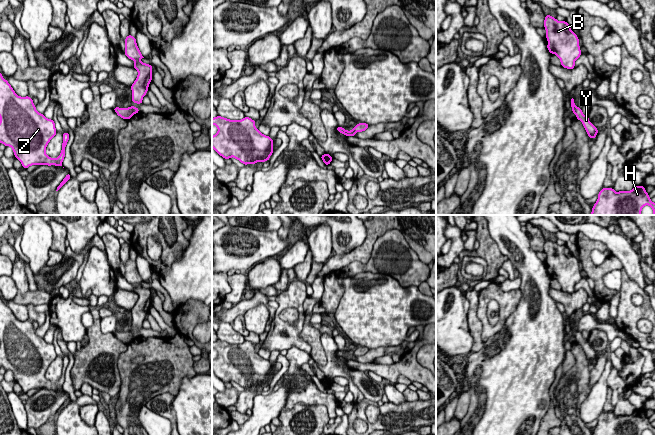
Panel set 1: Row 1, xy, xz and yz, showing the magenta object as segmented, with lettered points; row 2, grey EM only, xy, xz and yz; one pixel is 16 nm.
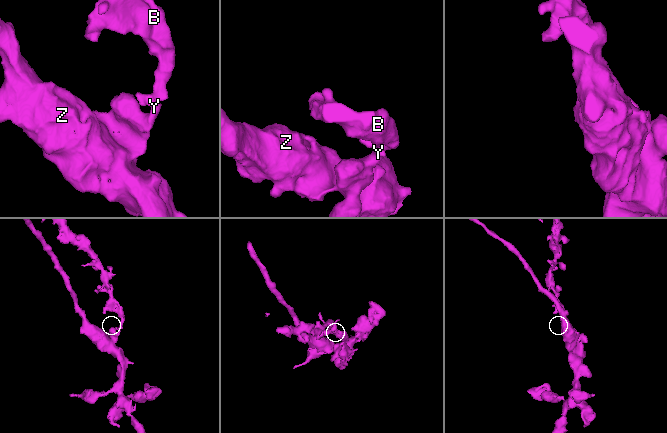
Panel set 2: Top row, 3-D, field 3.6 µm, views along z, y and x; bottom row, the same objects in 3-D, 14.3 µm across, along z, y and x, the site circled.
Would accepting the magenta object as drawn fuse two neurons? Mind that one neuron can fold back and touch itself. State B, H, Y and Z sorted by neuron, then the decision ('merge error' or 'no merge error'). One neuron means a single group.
groups B / H Y Z; merge error

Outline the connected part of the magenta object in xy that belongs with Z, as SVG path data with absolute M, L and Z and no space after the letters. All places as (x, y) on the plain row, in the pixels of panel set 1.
M0 297L0 367L13 373L14 380L21 386L23 392L26 393L31 389L63 391L65 371L69 364L68 356L63 358L62 374L57 382L52 383L45 377L48 367L56 357L54 344L49 344L44 338L37 336L32 322L18 320Z

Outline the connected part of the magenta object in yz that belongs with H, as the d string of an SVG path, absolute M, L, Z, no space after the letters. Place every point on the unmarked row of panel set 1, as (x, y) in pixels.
M642 409L635 410L631 415L619 416L603 411L592 435L641 435L645 429L651 430L655 435L655 427Z

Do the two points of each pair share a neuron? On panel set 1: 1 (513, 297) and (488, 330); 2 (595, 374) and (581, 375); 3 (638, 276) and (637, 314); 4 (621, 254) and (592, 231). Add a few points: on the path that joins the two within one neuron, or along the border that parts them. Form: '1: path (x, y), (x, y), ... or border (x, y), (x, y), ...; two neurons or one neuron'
1: path (507, 306), (504, 317), (497, 326); one neuron
2: border (589, 371), (590, 388); two neurons
3: border (623, 266), (627, 275), (642, 289); two neurons
4: path (615, 246), (605, 236), (600, 234); one neuron

